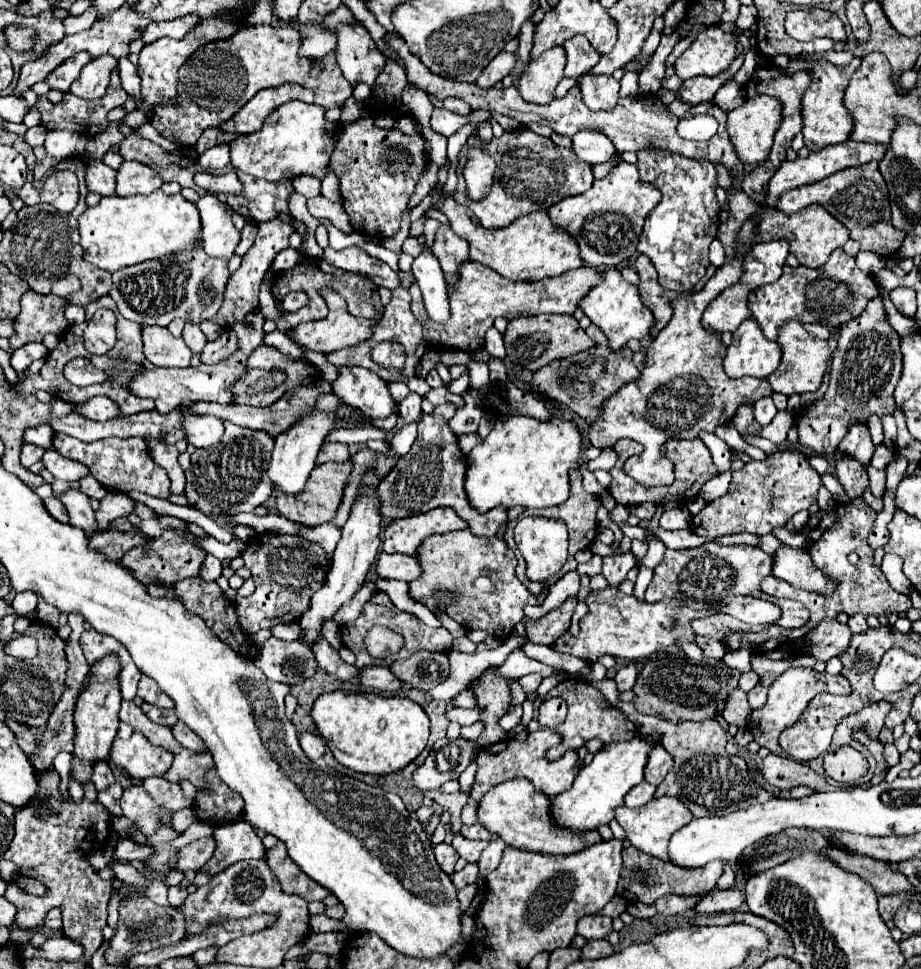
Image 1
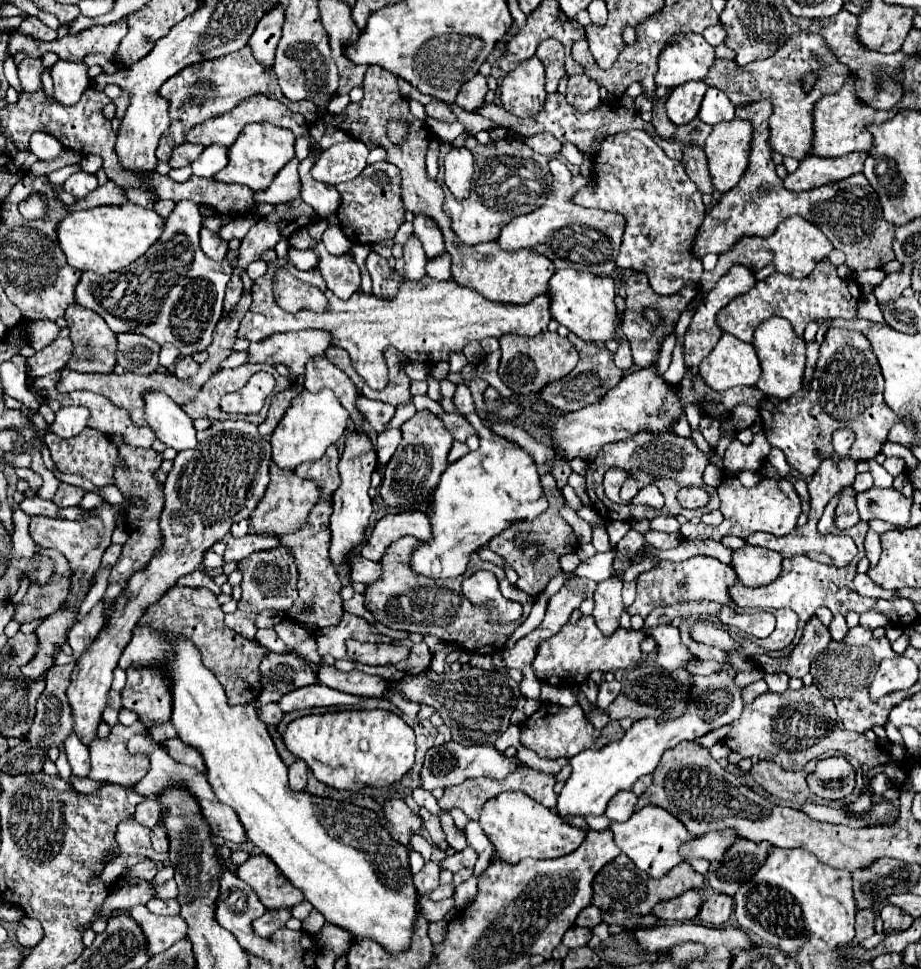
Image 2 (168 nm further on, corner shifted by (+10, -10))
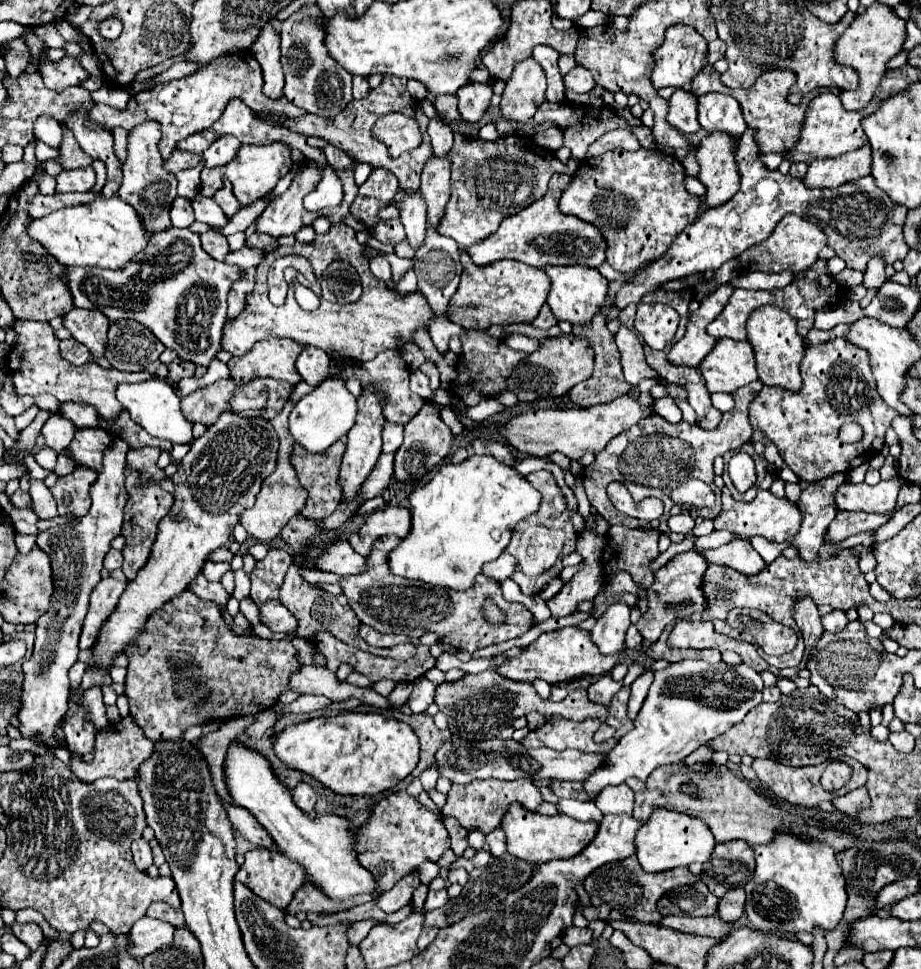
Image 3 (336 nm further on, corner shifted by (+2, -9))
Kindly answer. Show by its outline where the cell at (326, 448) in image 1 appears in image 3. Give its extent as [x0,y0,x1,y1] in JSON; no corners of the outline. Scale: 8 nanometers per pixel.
[290,442,344,520]

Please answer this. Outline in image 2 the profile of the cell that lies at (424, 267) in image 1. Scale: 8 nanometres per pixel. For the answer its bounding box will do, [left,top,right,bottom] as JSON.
[404,233,426,279]

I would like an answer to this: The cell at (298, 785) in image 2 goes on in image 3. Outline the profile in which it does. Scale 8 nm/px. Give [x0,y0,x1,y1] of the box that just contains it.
[292,782,316,812]

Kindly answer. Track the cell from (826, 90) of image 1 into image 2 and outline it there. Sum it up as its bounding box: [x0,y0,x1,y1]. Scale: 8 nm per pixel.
[702,33,848,159]

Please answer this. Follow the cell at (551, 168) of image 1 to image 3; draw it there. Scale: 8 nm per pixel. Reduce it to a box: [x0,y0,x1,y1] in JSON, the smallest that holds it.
[438,132,554,248]

